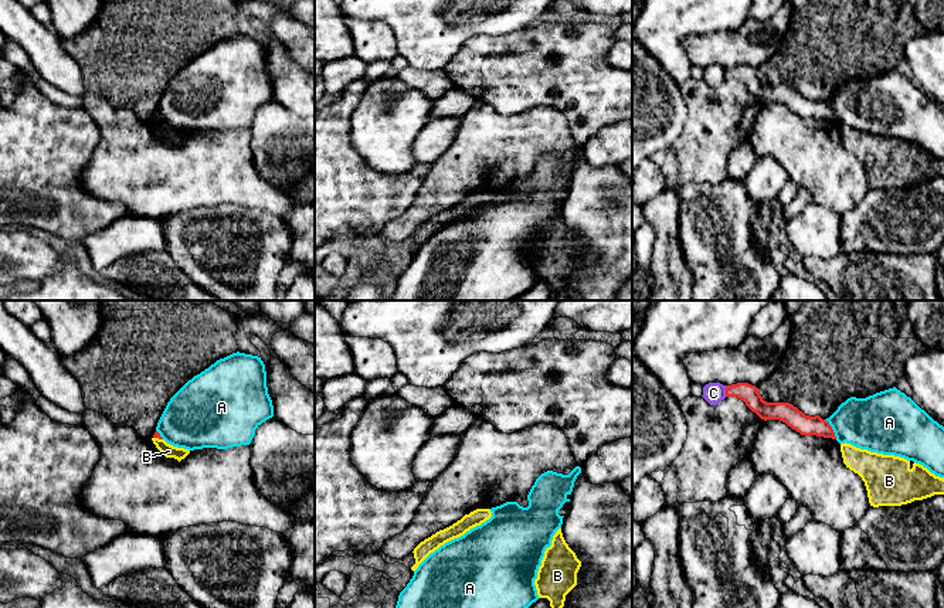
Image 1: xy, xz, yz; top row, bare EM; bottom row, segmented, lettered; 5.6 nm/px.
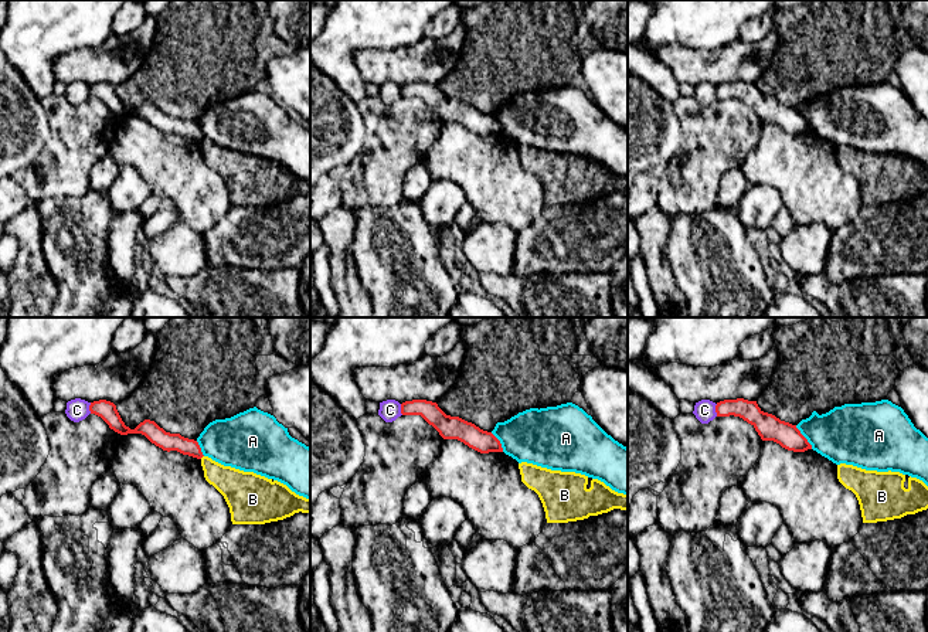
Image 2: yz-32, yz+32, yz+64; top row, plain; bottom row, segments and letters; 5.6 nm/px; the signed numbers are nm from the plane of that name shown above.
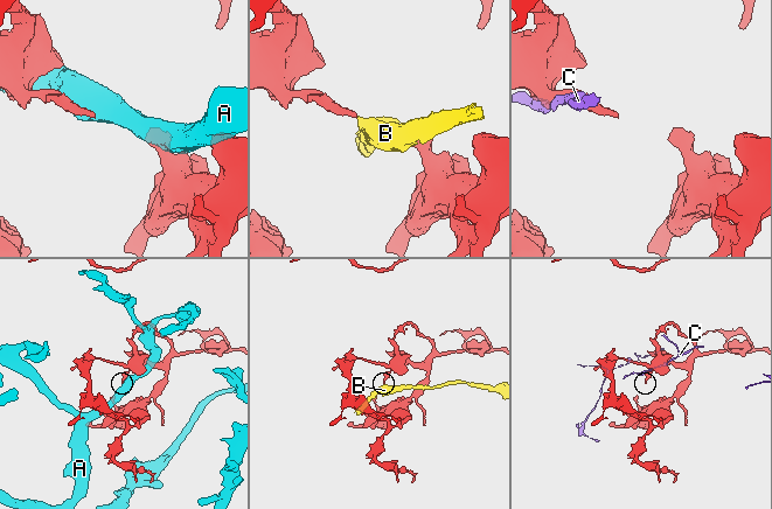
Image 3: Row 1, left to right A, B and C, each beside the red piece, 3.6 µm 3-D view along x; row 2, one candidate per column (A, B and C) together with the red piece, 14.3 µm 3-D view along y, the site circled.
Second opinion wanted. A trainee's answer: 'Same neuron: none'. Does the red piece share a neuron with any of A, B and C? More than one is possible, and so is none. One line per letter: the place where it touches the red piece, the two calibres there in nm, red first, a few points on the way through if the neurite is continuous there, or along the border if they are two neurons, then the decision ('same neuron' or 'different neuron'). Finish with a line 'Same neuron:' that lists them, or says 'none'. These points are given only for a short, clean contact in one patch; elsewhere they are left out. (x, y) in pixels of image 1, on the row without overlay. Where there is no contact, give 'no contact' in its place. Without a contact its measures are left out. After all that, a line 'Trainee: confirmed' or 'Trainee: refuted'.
A: yz (831, 111) | 120/300 nm | different neuron
B: xy (158, 119) | 30/80 nm | along xy (153, 119), (162, 122) | different neuron
C: yz (726, 74) | 100/120 nm | different neuron
Same neuron: none
Trainee: confirmed

